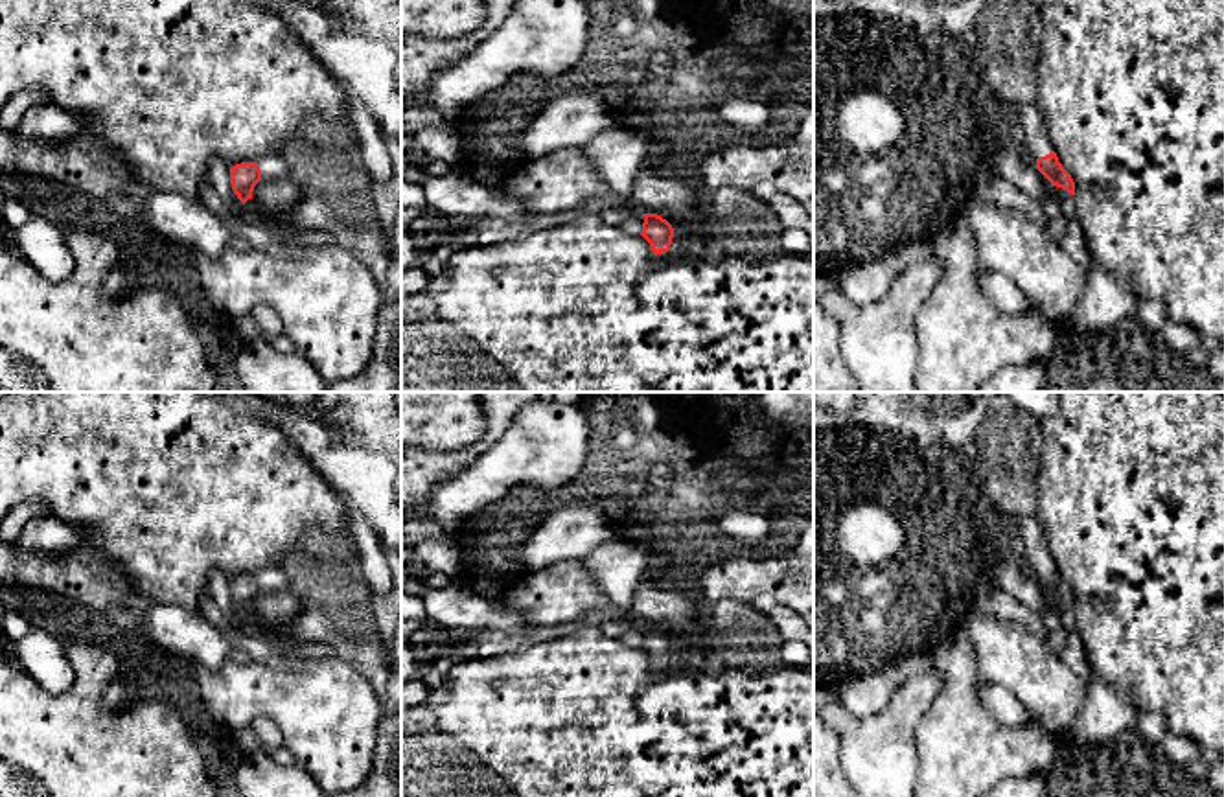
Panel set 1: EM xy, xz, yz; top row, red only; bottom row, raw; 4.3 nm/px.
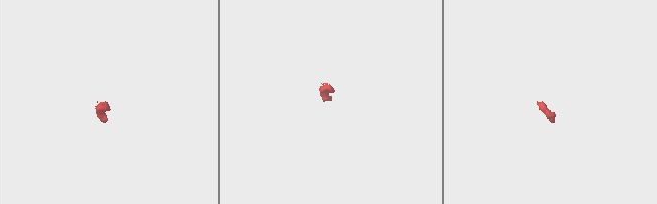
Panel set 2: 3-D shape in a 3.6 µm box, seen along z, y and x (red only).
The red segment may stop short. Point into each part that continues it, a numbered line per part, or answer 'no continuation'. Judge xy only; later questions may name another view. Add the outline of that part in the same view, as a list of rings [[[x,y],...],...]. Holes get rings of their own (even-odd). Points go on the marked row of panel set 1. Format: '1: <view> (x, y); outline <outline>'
1: xy (271, 168); outline [[[265,158],[258,162],[260,169],[261,169],[261,177],[265,179],[280,179],[283,177],[287,171],[280,166],[278,158]]]

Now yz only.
1: yz (1031, 120); outline [[[1036,101],[1018,109],[1014,114],[1025,134],[1025,147],[1031,151],[1034,160],[1055,151],[1049,140],[1044,112]]]

